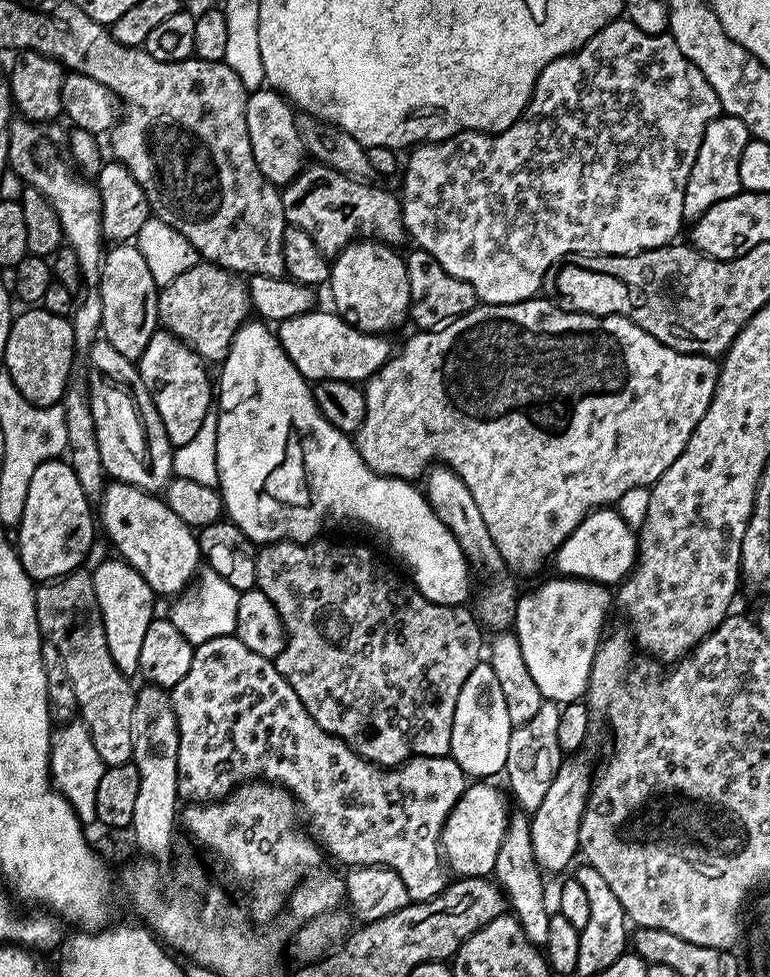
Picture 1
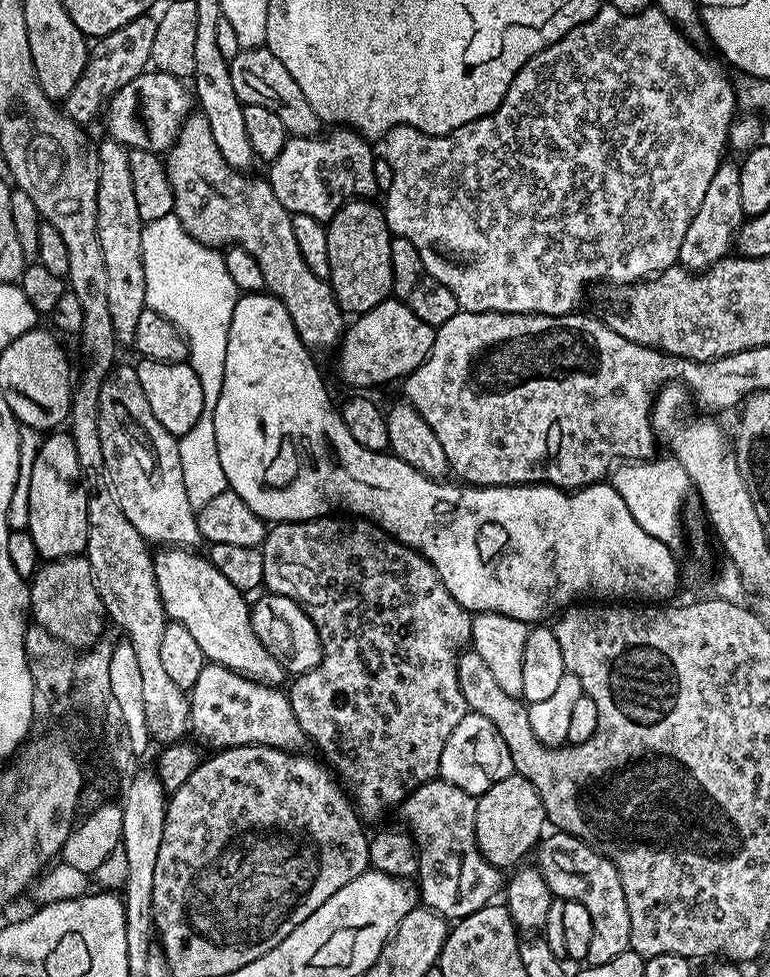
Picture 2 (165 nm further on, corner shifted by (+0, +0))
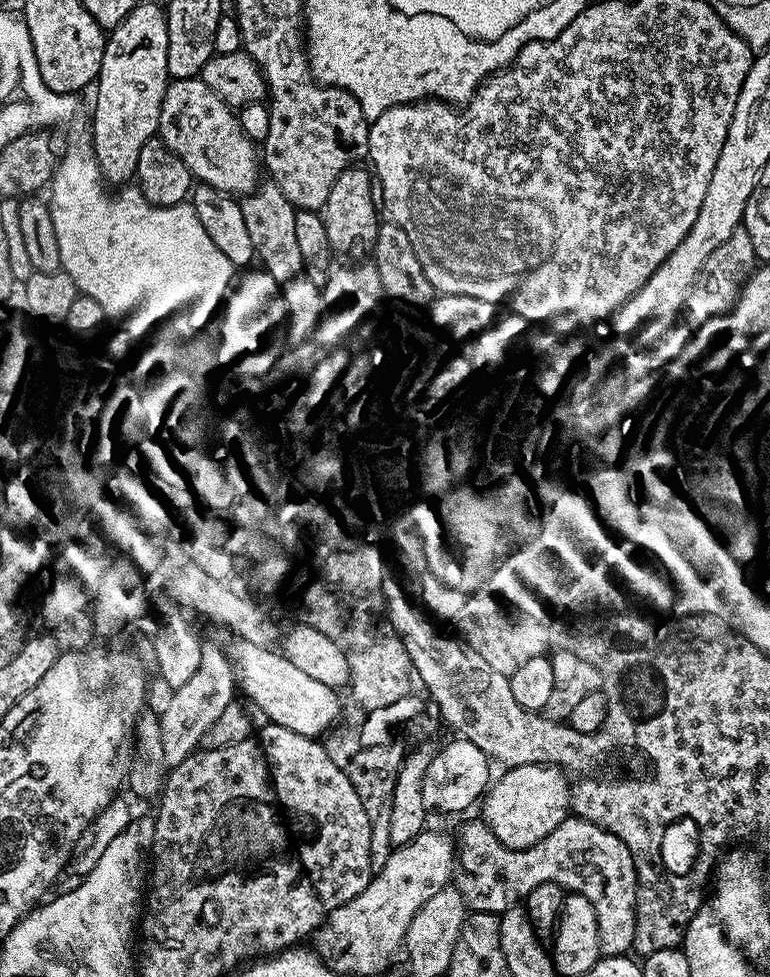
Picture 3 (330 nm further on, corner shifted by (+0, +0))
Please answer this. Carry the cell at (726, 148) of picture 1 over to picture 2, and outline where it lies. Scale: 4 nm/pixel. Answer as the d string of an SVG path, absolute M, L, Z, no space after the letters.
M720 163L714 178L710 178L706 195L702 197L702 206L698 206L694 218L690 218L686 226L686 238L682 238L678 264L689 272L704 272L716 265L718 261L725 259L733 251L736 234L746 219L742 210L740 164L728 163Z

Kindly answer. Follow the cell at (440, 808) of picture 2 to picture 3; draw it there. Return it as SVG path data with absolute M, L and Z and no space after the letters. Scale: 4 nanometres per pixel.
M569 815L568 819L556 827L542 842L529 848L507 848L494 838L494 830L485 824L483 819L472 820L460 832L456 850L456 867L454 869L454 887L462 894L464 904L472 912L505 912L507 908L517 907L534 886L542 886L542 882L554 882L569 893L585 896L594 906L598 914L598 934L600 935L600 951L604 956L622 956L632 952L634 942L634 926L636 925L636 867L634 858L622 842L614 834L594 826L594 822L586 822L580 816Z

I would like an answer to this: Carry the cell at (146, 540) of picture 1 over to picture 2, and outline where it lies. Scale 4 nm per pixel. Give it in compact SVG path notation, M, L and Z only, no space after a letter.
M164 546L152 557L154 578L158 582L158 594L162 594L162 606L166 610L169 621L186 626L186 630L190 630L190 634L198 642L198 647L202 649L205 661L226 666L246 678L257 680L259 684L283 685L282 682L286 679L285 670L269 654L266 646L258 642L258 634L254 634L252 625L252 609L245 593L235 589L233 583L225 575L220 574L208 558L203 555L200 557L198 553L199 551L187 548Z

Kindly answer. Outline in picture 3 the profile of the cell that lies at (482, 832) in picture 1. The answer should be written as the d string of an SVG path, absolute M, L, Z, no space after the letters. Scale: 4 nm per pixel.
M527 764L508 768L483 797L482 819L494 830L494 838L507 848L529 848L568 819L572 806L572 785L566 773L553 764Z

